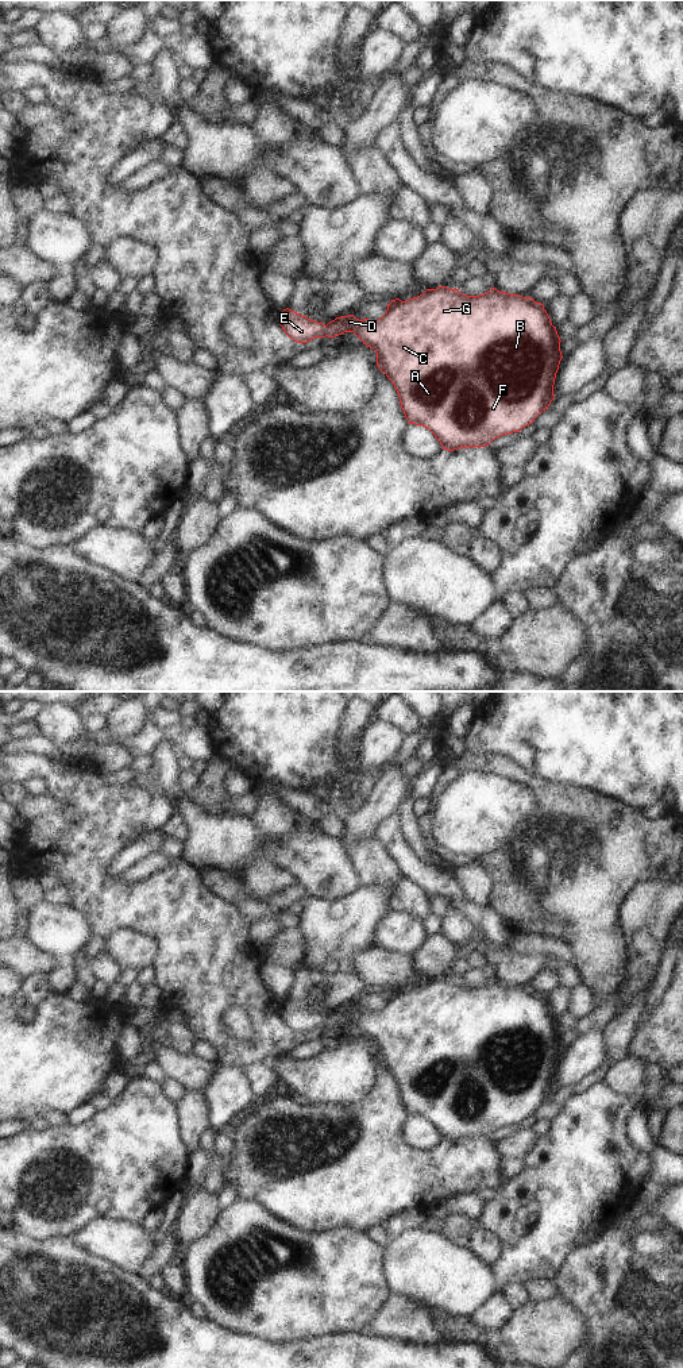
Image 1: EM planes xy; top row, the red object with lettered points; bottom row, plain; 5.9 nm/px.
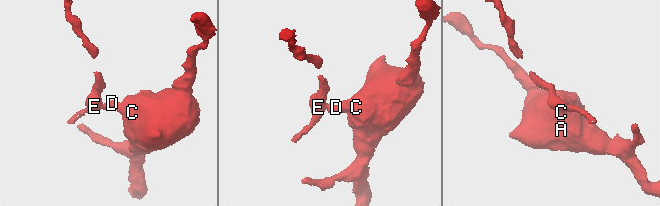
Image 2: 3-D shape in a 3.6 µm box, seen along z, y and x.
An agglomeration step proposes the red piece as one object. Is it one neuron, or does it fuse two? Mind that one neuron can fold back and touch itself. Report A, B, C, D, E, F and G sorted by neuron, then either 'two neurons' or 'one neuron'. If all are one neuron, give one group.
groups A B C D E F G; one neuron

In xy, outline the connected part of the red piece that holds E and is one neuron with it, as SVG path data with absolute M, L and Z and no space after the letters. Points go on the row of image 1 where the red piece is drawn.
M447 286L427 289L406 301L391 300L386 313L377 321L348 315L325 325L286 308L281 312L279 325L297 343L354 332L377 352L377 366L394 385L408 423L428 428L443 450L448 451L485 447L495 438L520 432L532 424L555 398L553 385L563 358L562 340L544 305L532 297L499 292L495 288L479 296L467 296Z

